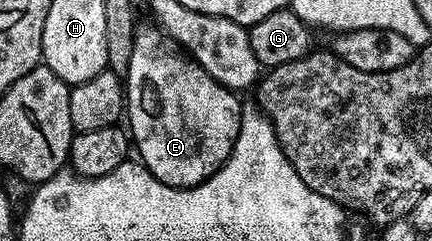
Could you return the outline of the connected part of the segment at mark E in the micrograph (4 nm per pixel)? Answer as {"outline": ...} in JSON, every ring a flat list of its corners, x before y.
{"outline":[[148,25,136,31,130,68,123,77,127,122,129,118,127,130,141,165,163,184,182,188,198,186,227,160,239,136,242,103,237,102,238,95,234,91,216,82,198,62,194,62,174,38,168,38,156,25]]}

